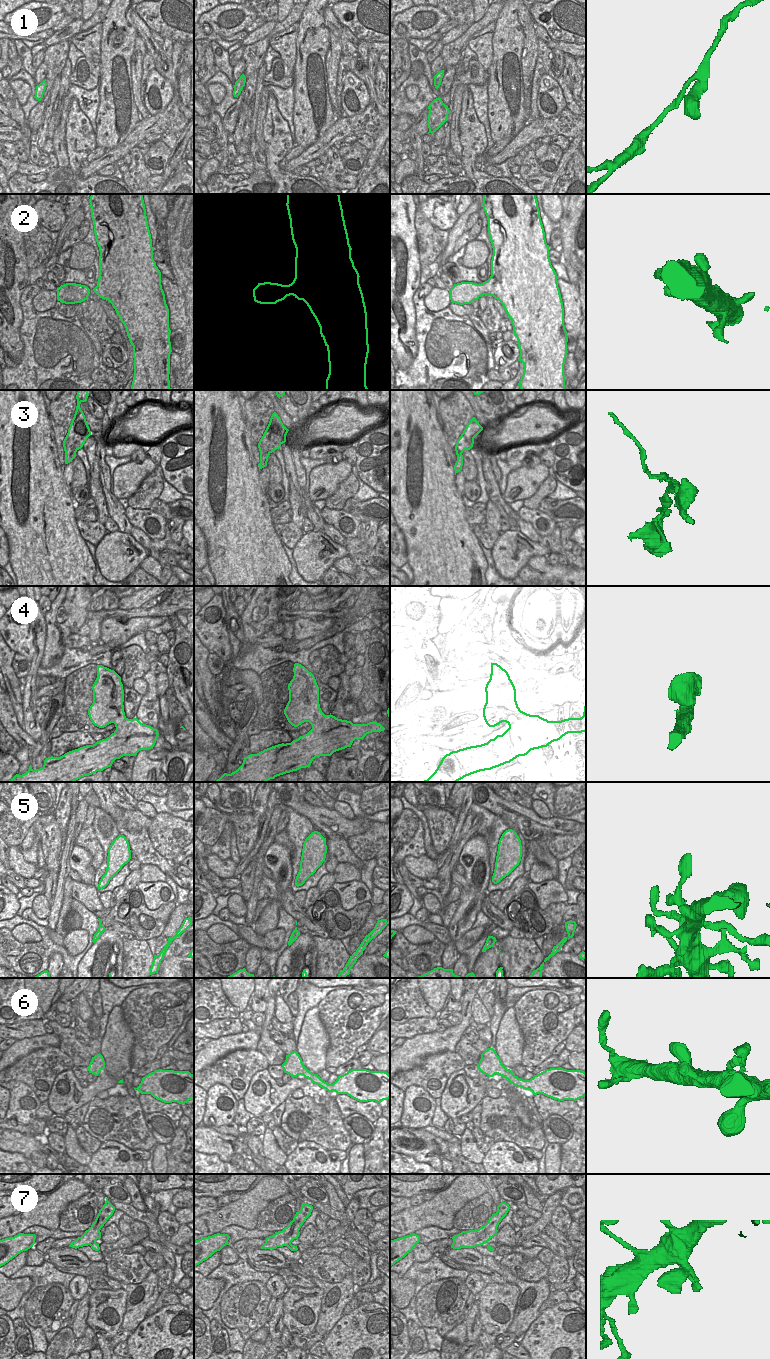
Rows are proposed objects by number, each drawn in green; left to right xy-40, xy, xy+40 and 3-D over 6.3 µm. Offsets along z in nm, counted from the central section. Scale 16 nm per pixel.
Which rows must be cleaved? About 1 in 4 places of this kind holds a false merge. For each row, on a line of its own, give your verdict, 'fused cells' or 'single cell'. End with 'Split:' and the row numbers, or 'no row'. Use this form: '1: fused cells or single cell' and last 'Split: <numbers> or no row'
1: single cell
2: single cell
3: fused cells
4: single cell
5: single cell
6: single cell
7: single cell
Split: 3

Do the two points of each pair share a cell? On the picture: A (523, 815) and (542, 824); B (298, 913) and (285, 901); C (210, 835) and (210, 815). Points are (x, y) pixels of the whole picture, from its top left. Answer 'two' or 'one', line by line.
A: one
B: one
C: one

